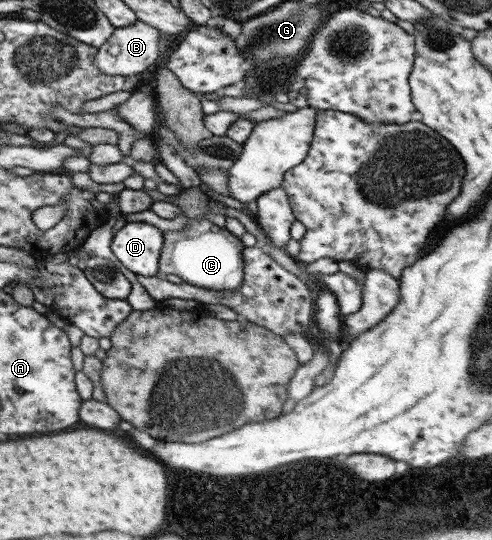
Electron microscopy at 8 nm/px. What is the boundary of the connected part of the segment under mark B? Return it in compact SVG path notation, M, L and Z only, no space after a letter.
M135 20L129 26L114 28L111 36L98 46L92 64L100 72L109 76L131 76L145 72L159 56L159 36L163 36L155 28Z

